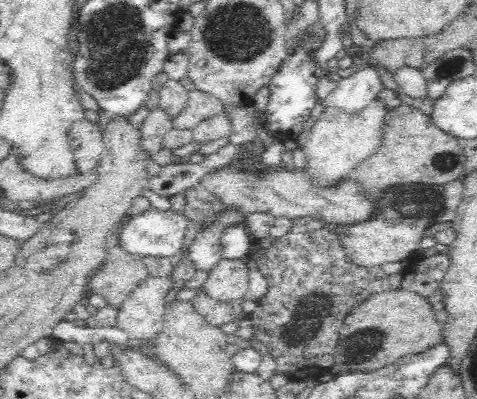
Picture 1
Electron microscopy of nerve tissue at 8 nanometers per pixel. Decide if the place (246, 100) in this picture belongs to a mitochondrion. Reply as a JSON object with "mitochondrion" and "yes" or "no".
{"mitochondrion":"no"}

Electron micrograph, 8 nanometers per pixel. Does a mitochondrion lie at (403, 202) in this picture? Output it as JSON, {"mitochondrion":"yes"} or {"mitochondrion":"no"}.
{"mitochondrion":"yes"}

